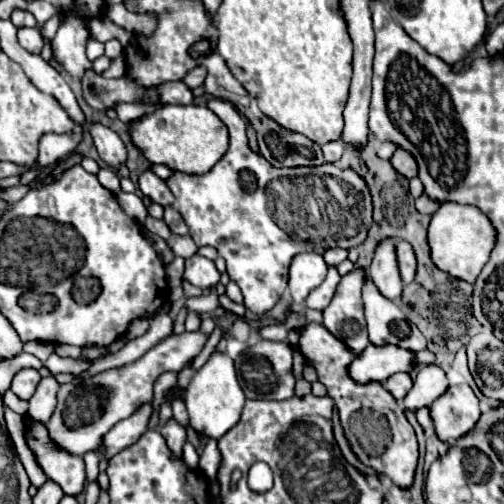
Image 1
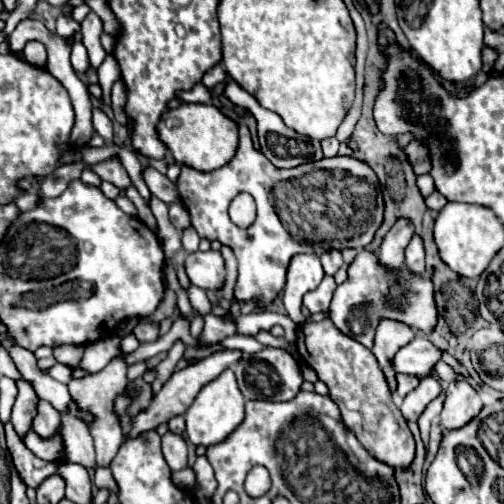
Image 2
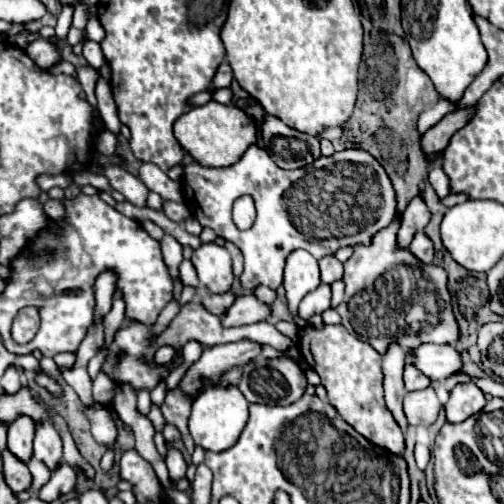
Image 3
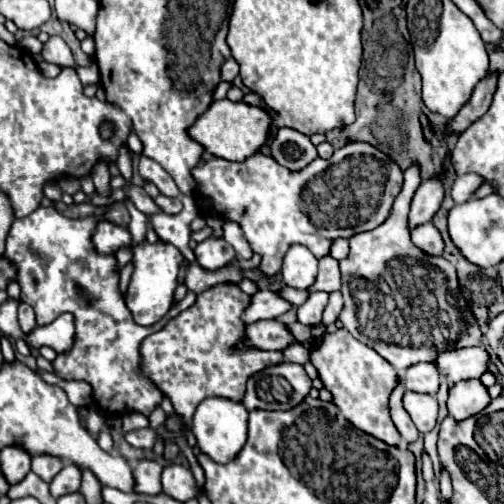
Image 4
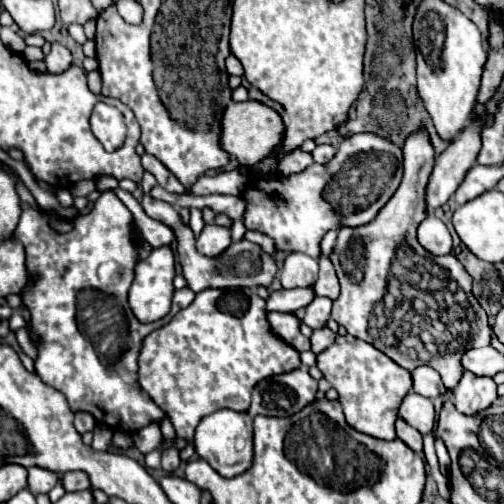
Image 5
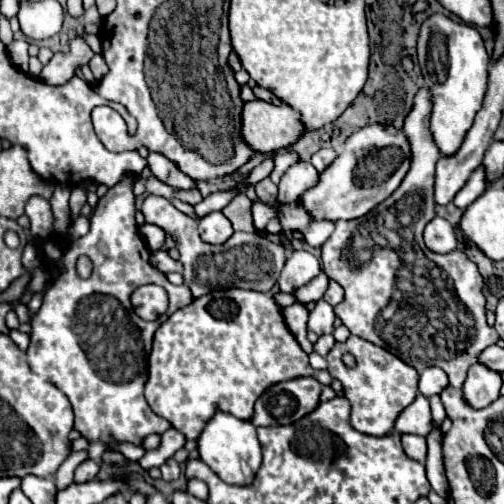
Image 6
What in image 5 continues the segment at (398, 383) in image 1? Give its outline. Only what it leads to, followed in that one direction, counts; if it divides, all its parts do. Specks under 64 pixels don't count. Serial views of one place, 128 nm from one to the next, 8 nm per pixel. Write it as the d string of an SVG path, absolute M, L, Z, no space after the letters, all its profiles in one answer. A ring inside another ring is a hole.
M426 364L412 370L412 378L414 378L414 386L412 386L414 392L418 392L418 394L422 394L426 398L436 398L436 396L446 392L440 374L434 368L426 366Z

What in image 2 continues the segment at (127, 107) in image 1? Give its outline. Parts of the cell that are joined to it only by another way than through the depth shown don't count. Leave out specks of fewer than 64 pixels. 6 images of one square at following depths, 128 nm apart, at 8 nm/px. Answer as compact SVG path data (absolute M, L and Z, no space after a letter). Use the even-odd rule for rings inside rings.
M108 54L106 60L102 62L102 66L98 68L98 78L100 78L100 86L102 86L102 102L106 102L110 106L112 84L114 84L114 80L120 78L120 70L118 70L118 64L112 54ZM110 160L110 162L99 162L90 166L92 172L96 172L100 176L100 180L106 180L110 184L114 184L120 190L130 188L130 178L126 174L126 170L122 168L122 164L118 160Z

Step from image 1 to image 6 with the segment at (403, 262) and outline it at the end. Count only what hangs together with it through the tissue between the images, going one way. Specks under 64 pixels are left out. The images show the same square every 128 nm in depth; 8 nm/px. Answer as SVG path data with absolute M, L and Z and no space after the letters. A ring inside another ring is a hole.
M436 216L432 222L426 224L424 242L436 254L448 254L448 252L456 250L456 246L458 246L454 228L450 226L448 220L444 220L440 216Z

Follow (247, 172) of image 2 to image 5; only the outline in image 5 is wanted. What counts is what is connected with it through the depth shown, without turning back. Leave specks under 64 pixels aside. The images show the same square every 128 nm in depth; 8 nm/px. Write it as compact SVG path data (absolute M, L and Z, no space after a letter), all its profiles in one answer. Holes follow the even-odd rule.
M360 132L344 138L344 144L340 144L336 156L328 164L312 164L300 174L270 182L272 186L268 188L264 186L266 182L252 182L244 192L244 198L248 200L244 224L248 230L258 230L270 236L278 250L300 250L318 258L320 240L328 230L338 230L342 226L354 228L370 222L392 198L400 180L402 150L388 138L372 132Z

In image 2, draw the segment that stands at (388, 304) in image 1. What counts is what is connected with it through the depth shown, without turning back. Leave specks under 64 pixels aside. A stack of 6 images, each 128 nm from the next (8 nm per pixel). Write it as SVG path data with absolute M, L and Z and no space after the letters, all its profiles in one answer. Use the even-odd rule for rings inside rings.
M382 320L380 326L378 326L372 352L378 358L378 364L380 364L384 376L388 380L392 394L396 392L396 370L392 366L392 360L394 360L396 352L404 344L408 344L412 338L414 338L414 332L406 324L400 324L400 322L394 322L394 320Z

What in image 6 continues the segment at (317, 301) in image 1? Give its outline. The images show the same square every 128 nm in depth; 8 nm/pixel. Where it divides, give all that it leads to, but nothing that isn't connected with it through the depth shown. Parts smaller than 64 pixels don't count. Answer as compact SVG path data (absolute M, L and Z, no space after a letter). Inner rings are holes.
M324 300L316 302L316 308L310 312L310 320L308 320L308 330L316 332L318 336L322 334L332 334L334 332L334 308L330 304L326 304Z

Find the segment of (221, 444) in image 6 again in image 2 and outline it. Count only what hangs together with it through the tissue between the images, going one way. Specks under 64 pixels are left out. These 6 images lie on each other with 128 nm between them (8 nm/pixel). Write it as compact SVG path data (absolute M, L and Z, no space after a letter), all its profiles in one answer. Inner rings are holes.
M224 370L216 380L208 382L192 402L192 406L186 410L186 434L192 444L202 446L214 446L226 440L244 420L244 396L238 390L236 378L232 376L232 370Z

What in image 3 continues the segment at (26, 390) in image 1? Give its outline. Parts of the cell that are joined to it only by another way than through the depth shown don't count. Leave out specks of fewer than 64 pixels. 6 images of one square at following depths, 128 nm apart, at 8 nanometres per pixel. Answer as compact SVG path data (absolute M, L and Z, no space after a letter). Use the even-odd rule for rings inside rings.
M16 420L16 424L8 428L8 450L24 464L28 464L32 458L32 438L32 420Z

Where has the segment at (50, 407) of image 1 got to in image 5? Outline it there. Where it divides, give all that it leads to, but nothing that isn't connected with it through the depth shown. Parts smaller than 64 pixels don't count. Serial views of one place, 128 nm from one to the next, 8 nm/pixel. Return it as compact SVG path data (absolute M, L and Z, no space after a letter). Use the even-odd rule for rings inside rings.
M28 468L28 490L38 496L46 494L58 482L56 472L44 472L44 468Z

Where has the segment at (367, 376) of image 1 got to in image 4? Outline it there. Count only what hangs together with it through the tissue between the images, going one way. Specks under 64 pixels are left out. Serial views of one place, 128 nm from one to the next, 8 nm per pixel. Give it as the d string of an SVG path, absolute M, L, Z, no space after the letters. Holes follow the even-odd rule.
M460 348L456 352L440 352L436 368L450 382L480 378L490 364L486 348Z

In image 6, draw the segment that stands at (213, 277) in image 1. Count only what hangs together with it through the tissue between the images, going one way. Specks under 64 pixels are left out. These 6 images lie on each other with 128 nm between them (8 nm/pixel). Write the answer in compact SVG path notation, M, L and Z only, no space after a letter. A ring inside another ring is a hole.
M210 212L198 222L200 222L200 236L208 244L224 244L234 234L230 220L222 212Z

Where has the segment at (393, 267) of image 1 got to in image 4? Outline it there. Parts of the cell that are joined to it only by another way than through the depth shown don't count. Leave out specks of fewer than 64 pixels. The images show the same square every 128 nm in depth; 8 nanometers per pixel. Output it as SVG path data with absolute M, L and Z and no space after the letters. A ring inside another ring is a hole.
M434 176L430 180L424 180L420 184L420 188L414 194L412 200L412 208L410 208L410 228L416 228L418 224L426 224L434 218L434 214L438 212L440 204L444 200L444 188L442 188L442 178Z

